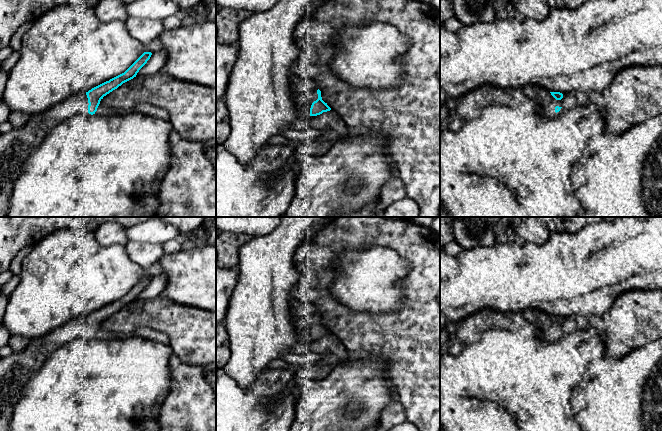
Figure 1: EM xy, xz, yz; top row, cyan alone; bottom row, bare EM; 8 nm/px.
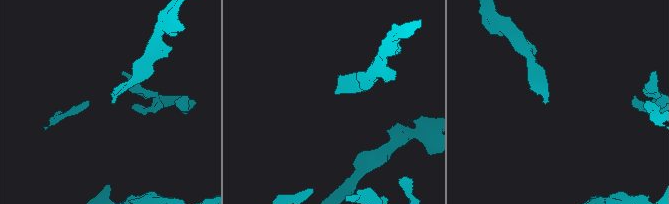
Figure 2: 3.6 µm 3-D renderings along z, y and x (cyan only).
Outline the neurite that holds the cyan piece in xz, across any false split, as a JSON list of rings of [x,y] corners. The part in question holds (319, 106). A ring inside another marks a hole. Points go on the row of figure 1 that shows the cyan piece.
[[[292,75],[290,85],[294,105],[301,118],[317,116],[331,110],[322,100],[321,91],[313,80]]]

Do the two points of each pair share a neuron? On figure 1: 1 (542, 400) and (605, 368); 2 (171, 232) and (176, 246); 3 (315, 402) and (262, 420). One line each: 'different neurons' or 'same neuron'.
1: different neurons
2: different neurons
3: different neurons

